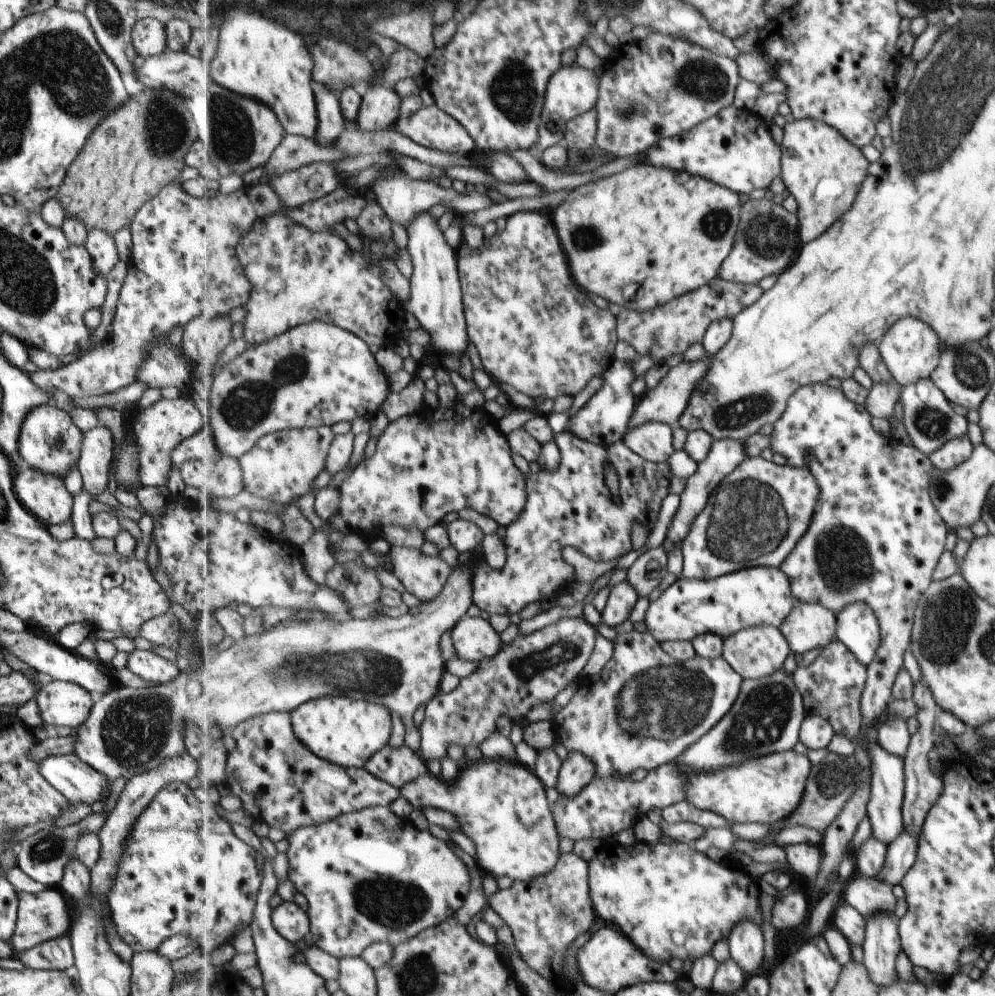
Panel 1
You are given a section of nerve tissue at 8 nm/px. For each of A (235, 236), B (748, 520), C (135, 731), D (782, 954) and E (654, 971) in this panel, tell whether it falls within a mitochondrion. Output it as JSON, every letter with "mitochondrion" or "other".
{"A":"other","B":"mitochondrion","C":"mitochondrion","D":"other","E":"other"}

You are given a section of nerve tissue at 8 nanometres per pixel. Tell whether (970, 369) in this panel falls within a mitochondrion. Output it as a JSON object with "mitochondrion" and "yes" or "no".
{"mitochondrion":"yes"}

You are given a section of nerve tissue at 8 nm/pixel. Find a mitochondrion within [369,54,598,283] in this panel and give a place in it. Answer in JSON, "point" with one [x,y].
{"point":[511,90]}

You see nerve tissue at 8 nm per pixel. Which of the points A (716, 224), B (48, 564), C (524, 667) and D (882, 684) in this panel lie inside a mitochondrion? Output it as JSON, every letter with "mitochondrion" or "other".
{"A":"mitochondrion","B":"mitochondrion","C":"mitochondrion","D":"other"}

